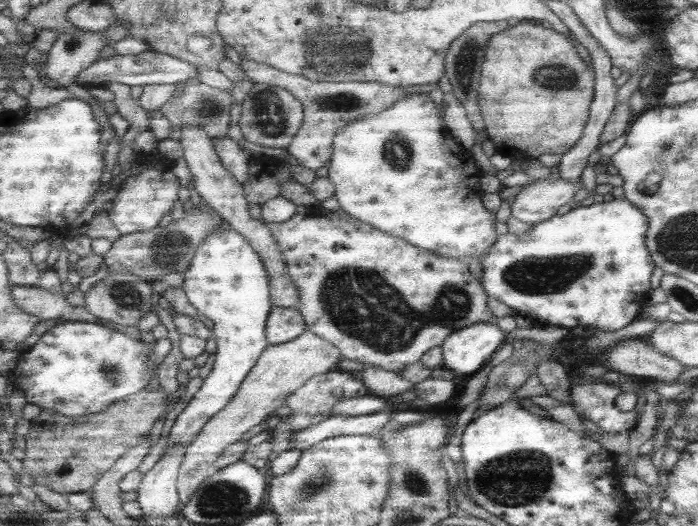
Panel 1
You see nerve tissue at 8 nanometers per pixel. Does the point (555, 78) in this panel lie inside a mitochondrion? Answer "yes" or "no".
yes

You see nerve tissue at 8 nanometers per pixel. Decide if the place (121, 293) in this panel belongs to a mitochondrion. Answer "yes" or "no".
yes

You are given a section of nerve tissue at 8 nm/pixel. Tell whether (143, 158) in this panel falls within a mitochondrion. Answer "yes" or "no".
no

